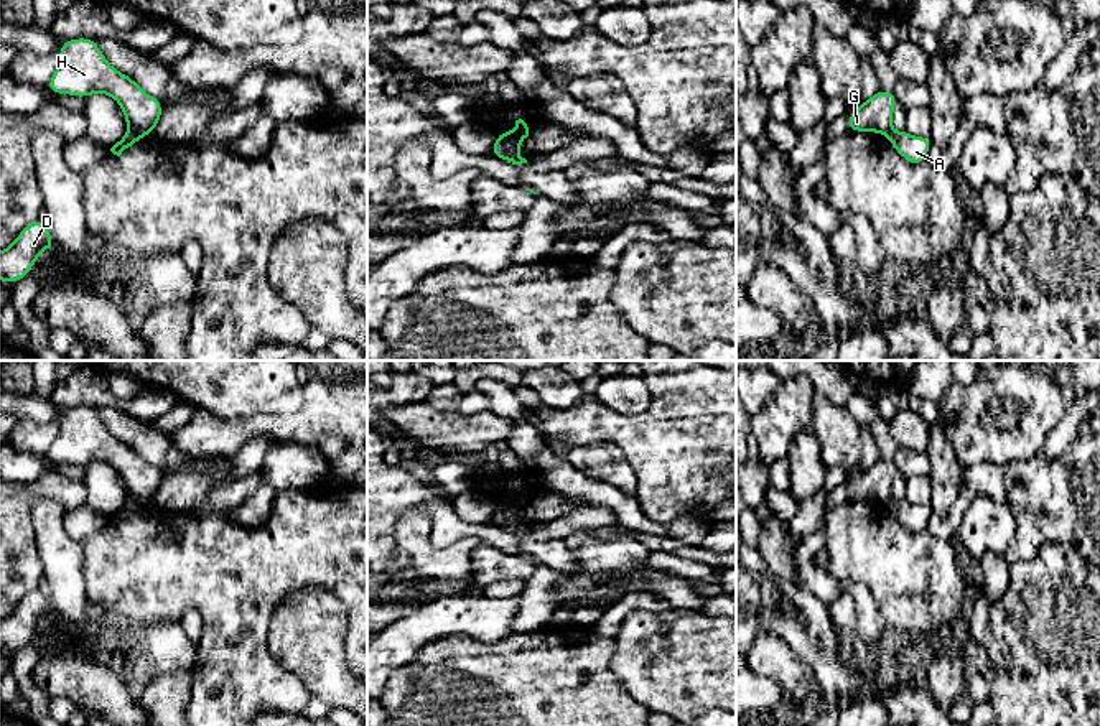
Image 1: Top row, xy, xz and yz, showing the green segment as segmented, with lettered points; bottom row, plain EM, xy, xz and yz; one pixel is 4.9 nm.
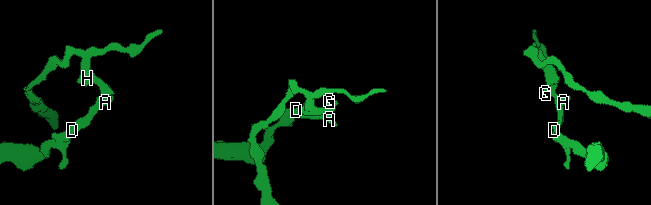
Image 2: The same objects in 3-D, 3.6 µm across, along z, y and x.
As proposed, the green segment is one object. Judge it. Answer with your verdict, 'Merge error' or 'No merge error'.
Merge error

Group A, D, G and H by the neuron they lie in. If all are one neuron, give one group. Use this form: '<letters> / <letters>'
A D / G H

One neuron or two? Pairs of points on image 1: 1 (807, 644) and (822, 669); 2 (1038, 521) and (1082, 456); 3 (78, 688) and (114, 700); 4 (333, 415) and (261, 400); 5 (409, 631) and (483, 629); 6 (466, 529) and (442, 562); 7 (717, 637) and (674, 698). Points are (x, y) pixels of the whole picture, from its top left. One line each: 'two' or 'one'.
1: one
2: one
3: one
4: two
5: one
6: two
7: one

